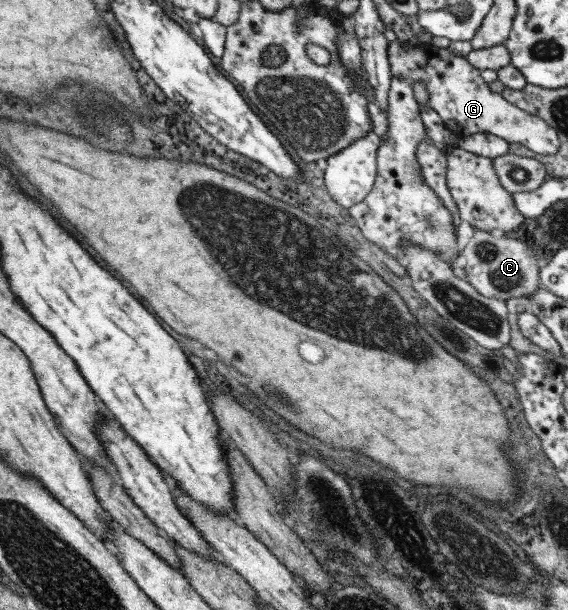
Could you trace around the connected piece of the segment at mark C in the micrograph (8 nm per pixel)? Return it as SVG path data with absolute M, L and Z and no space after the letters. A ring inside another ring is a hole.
M472 228L473 236L462 249L461 255L466 261L464 280L480 295L505 302L510 297L526 297L539 288L539 267L532 249L510 234L493 234Z

